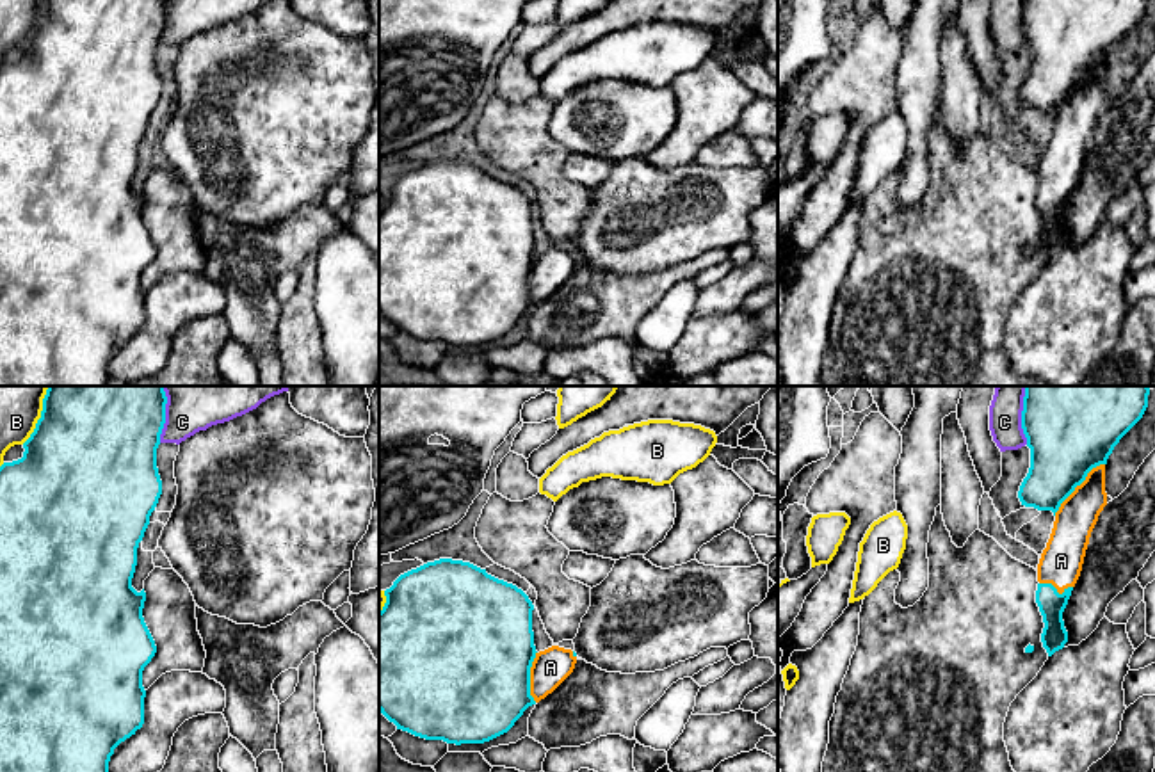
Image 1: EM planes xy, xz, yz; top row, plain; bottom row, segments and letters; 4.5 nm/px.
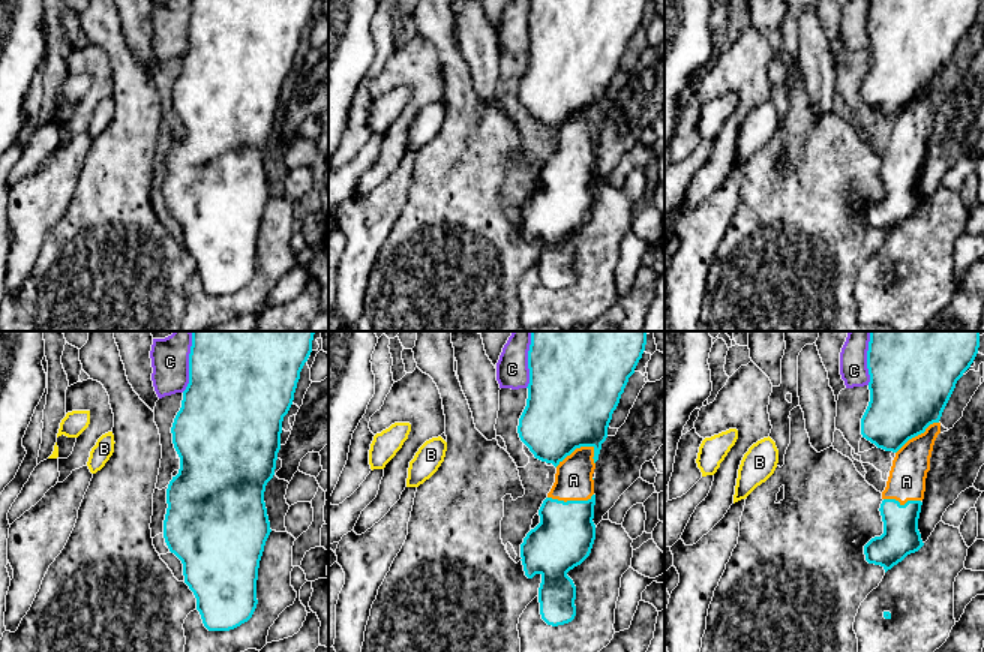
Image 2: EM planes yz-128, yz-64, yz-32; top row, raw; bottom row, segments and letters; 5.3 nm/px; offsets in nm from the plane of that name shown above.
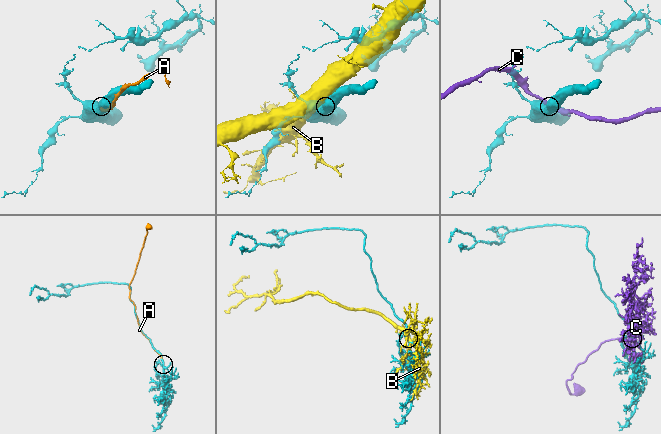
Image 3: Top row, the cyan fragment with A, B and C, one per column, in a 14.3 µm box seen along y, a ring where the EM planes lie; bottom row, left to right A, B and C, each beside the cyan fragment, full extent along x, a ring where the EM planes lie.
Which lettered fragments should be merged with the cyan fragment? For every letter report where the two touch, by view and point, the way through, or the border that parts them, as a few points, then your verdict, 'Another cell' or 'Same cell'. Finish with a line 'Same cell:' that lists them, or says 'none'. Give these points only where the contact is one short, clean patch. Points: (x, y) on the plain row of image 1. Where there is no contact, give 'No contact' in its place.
A: Touches cyan at yz (1077, 86). Same cell
B: Touches cyan at xy (38, 24). Another cell
C: Touches cyan at yz (1022, 24). Another cell
Same cell: A

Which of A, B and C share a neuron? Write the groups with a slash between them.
A / B / C

